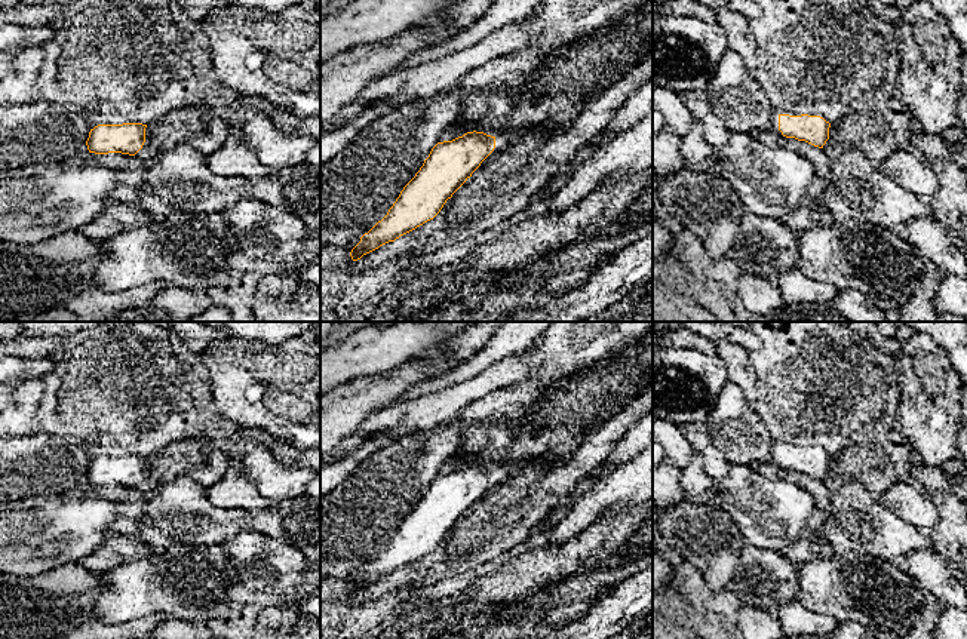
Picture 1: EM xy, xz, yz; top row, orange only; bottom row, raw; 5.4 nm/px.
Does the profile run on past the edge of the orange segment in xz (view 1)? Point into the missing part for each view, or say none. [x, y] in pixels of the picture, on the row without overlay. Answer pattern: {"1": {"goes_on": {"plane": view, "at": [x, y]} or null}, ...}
{"1": {"goes_on": {"plane": "xz", "at": [502, 470]}}}

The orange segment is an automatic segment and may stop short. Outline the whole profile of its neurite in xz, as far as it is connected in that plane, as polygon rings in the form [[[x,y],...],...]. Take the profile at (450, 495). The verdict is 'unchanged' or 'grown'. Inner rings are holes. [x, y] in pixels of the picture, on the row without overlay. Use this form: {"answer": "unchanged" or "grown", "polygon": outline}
{"answer": "grown", "polygon": [[[519,461],[509,464],[467,464],[452,473],[438,474],[429,489],[424,492],[415,509],[403,519],[399,529],[389,541],[387,547],[378,553],[360,574],[352,581],[353,593],[378,581],[380,578],[395,574],[400,568],[415,562],[424,554],[433,552],[448,531],[472,509],[472,506],[486,492],[497,492],[500,485],[510,476],[519,473],[524,467],[532,466],[534,461]]]}

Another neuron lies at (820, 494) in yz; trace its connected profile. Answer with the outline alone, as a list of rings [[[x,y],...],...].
[[[771,460],[768,463],[753,464],[758,473],[770,479],[788,480],[805,489],[814,503],[813,513],[808,519],[807,529],[814,534],[823,532],[826,523],[826,511],[831,504],[832,491],[825,486],[819,479],[814,479],[805,473],[798,473],[795,470],[786,470],[780,463]]]

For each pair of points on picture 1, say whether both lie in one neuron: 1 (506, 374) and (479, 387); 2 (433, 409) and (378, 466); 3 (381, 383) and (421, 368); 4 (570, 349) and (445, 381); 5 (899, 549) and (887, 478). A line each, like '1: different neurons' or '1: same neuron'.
1: same neuron
2: different neurons
3: same neuron
4: different neurons
5: different neurons

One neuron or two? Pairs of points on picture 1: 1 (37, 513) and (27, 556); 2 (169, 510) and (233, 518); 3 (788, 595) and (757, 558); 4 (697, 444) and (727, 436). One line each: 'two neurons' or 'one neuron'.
1: one neuron
2: one neuron
3: one neuron
4: two neurons

